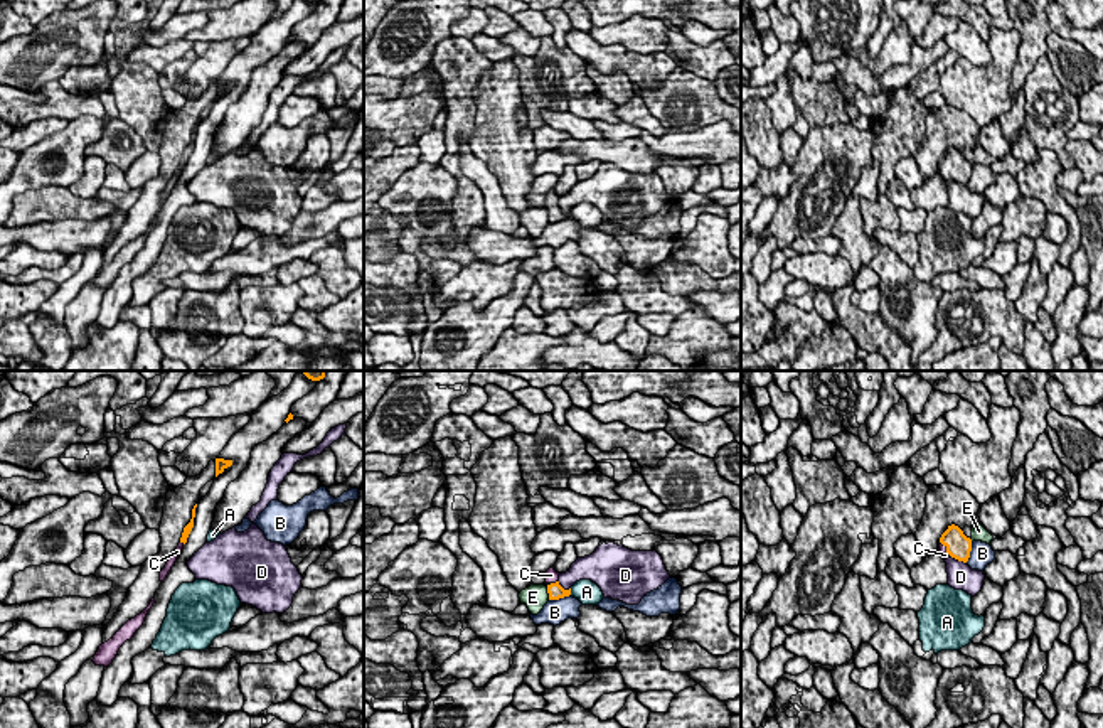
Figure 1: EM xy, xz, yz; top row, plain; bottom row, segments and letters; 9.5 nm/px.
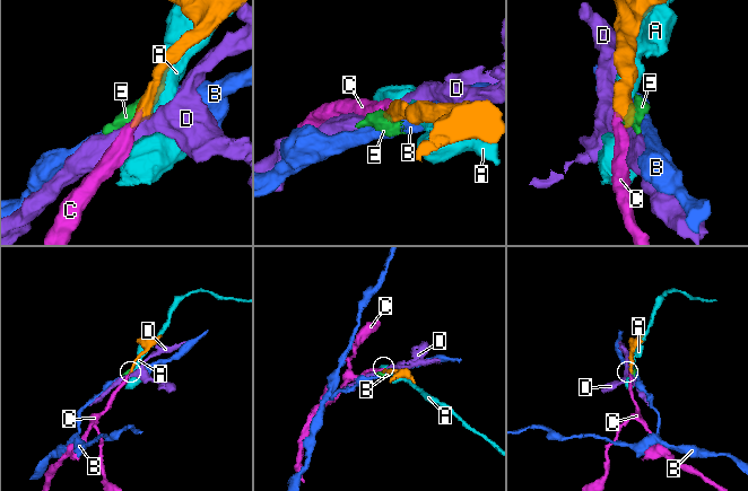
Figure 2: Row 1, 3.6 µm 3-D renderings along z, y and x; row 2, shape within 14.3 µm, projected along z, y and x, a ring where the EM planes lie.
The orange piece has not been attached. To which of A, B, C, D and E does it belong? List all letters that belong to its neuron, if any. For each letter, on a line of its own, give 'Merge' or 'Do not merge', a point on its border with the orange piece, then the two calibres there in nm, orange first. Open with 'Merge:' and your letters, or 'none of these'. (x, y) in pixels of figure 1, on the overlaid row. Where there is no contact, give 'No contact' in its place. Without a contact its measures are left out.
Merge: C
A: Do not merge. Touches orange at xz (570, 592). Thickness 140 nm (orange) against 220 nm
B: Do not merge. Touches orange at xz (559, 597). Thickness 140 nm (orange) against 240 nm
C: Merge. Touches orange at xz (553, 583). Thickness 140 nm (orange) against 130 nm
D: Do not merge. Touches orange at yz (959, 560). Thickness 240 nm (orange) against 260 nm
E: Do not merge. Touches orange at xz (548, 592). Thickness 140 nm (orange) against 220 nm

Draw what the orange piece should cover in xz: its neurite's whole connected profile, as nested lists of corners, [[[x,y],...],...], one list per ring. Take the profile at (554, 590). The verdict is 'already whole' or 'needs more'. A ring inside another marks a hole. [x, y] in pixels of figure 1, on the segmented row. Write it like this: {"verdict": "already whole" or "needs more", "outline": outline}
{"verdict": "needs more", "outline": [[[554,566],[549,568],[546,571],[546,583],[547,583],[547,593],[549,593],[549,600],[559,600],[559,598],[564,598],[564,597],[569,597],[571,595],[571,588],[569,590],[564,590],[561,585],[559,585],[559,575]]]}

